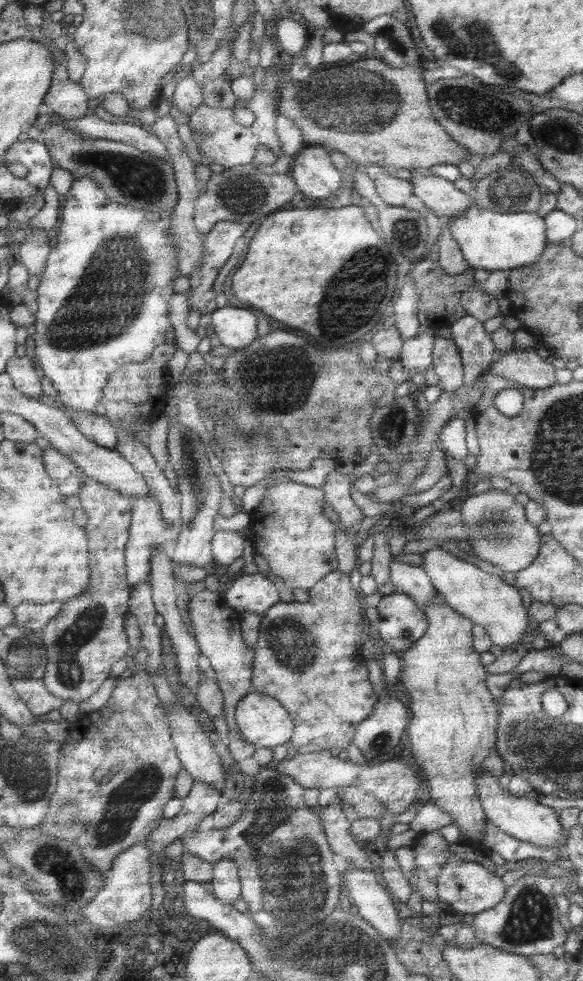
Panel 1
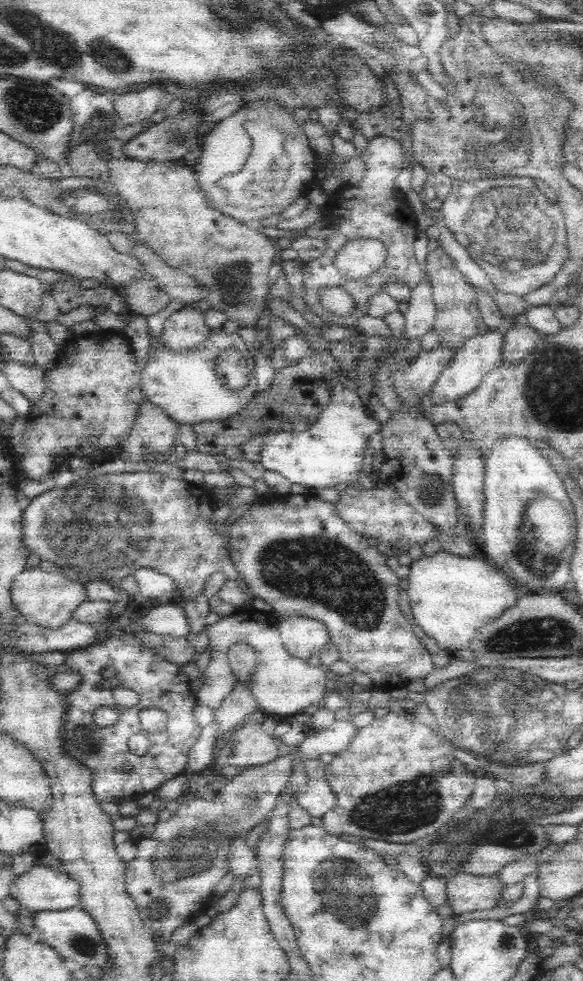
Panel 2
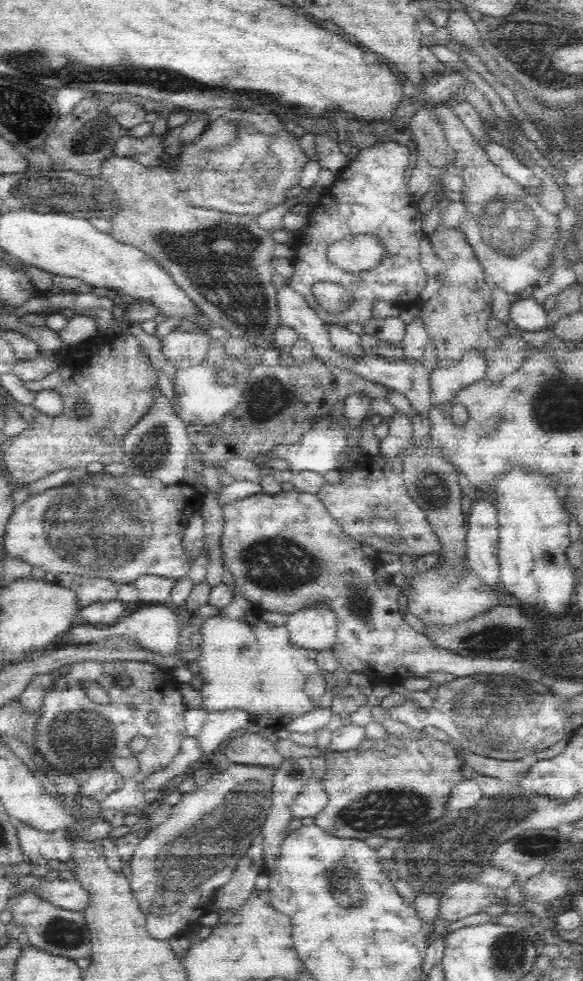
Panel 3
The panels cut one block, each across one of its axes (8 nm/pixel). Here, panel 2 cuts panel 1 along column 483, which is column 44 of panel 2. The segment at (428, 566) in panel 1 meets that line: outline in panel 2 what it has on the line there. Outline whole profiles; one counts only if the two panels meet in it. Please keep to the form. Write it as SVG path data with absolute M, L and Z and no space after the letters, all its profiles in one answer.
M32 568L18 574L18 578L10 588L10 598L20 618L24 618L28 624L40 626L44 630L58 630L66 626L70 620L74 620L72 618L74 610L86 602L86 590L84 584L80 584L78 578L72 576L70 572L62 570L42 572L40 568Z

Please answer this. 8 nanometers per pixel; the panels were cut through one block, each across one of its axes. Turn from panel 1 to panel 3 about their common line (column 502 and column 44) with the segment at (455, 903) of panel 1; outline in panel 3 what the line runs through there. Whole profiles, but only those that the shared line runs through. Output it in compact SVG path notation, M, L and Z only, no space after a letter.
M76 878L42 882L40 886L32 888L30 894L38 894L44 900L52 902L56 908L72 910L72 912L84 912L90 900L90 894L84 890L84 886Z

